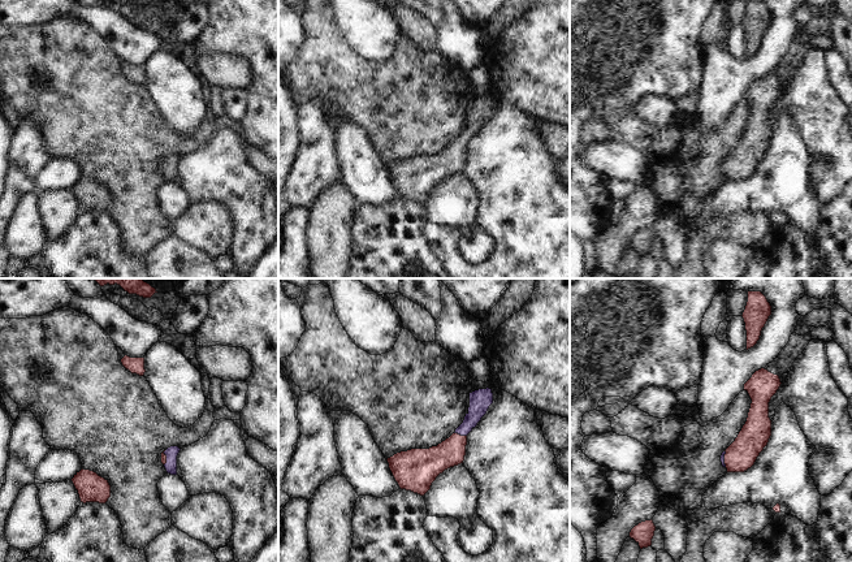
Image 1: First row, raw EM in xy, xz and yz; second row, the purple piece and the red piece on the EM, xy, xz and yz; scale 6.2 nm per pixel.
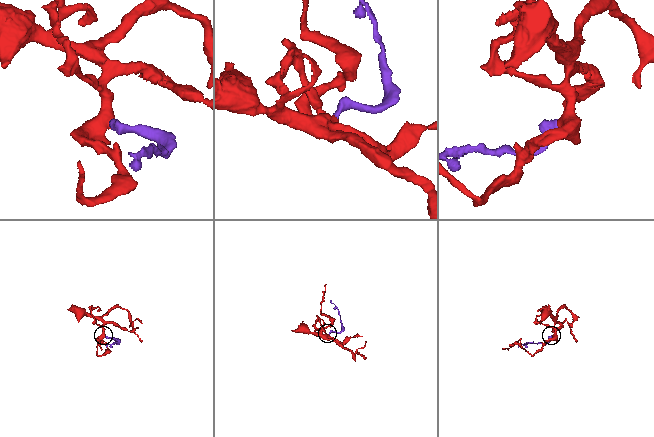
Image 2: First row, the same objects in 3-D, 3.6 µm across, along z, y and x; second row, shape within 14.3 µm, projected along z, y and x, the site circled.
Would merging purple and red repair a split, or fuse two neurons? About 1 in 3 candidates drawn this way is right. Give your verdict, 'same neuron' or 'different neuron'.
same neuron

